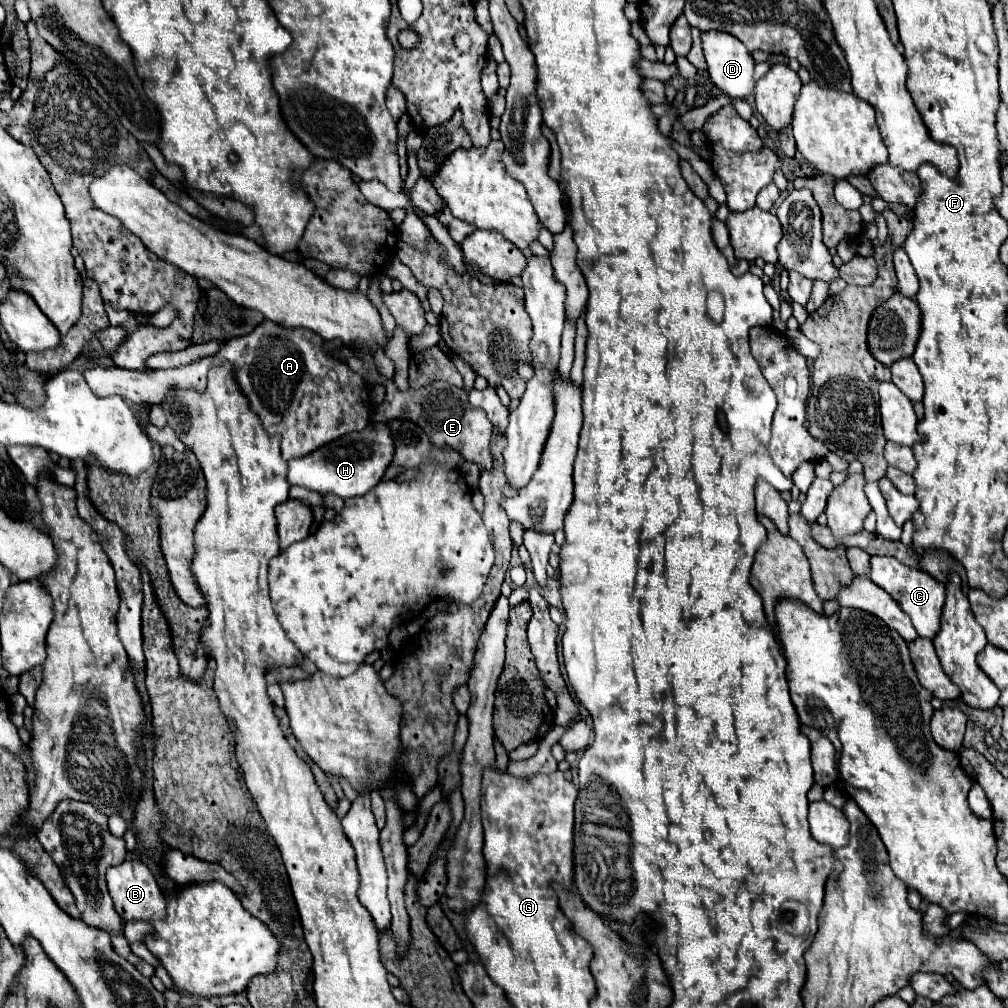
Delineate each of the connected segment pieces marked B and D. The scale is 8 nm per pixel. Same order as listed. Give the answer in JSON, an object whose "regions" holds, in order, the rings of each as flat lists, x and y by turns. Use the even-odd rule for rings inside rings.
{"regions":[[[125,860,119,866,111,866,107,870,107,890,113,898,113,906,117,914,127,920,161,920,165,918,165,898,157,886,155,876,151,870,139,860]],[[715,30,703,32,701,44,707,60,707,72,713,84,731,98,747,98,755,88,755,62,747,48,743,48,735,36,727,36,727,32]]]}

